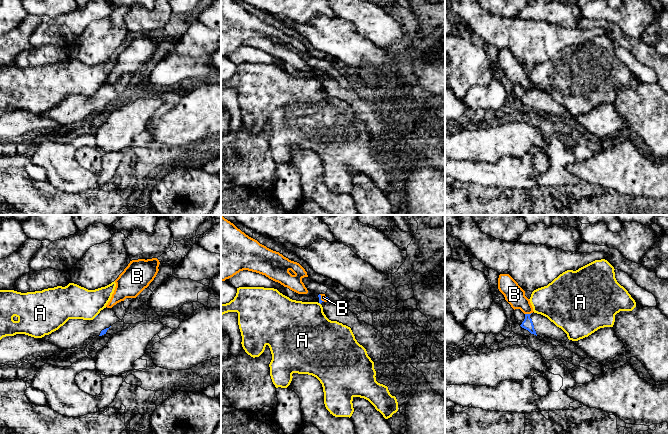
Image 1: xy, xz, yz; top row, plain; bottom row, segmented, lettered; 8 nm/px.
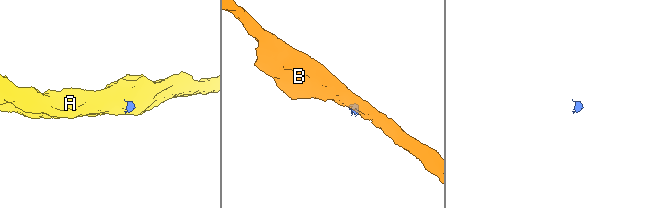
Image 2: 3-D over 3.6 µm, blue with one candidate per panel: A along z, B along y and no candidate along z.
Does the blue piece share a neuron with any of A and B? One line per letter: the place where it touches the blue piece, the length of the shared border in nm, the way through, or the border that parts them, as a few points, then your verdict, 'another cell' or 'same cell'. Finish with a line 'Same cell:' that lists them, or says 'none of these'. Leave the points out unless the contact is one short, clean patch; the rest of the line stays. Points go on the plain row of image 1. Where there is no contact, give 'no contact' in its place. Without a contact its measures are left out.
A: contact xy (96, 92); length 40 nm; border xy (97, 90), (94, 93); another cell
B: contact yz (528, 90); length 60 nm; border yz (531, 88), (525, 90); another cell
Same cell: none of these

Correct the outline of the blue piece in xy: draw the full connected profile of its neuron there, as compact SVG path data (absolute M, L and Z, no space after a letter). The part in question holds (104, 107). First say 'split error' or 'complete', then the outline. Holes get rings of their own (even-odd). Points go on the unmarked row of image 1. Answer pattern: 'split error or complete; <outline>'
split error; M104 84L93 96L69 95L58 106L42 113L59 125L85 124L94 114L106 110L120 95L113 84Z

